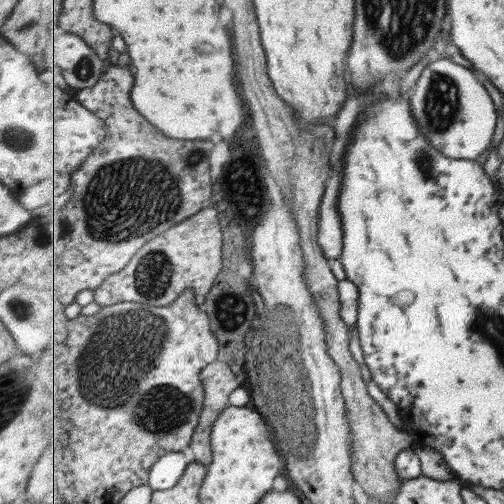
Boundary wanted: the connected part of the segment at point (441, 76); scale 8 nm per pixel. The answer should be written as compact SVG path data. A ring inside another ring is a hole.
M438 59L426 65L411 91L411 108L421 132L429 142L455 159L477 160L495 143L497 129L497 106L481 78L471 69L451 59Z

